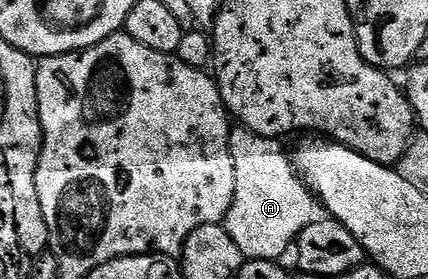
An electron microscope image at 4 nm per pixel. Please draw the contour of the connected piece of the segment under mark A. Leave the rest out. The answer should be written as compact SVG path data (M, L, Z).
M241 126L230 133L230 149L236 166L236 194L224 226L246 260L281 261L281 256L295 247L298 236L308 225L328 216L317 196L298 175L291 153L286 153L282 144L281 139L261 136Z

